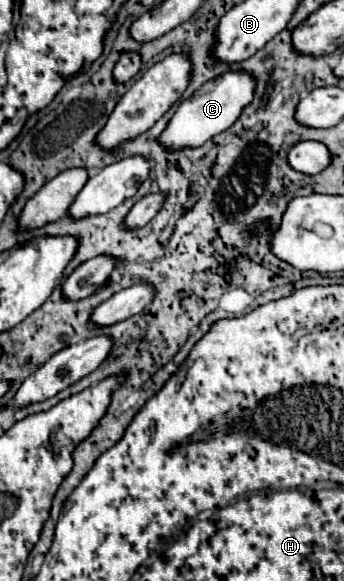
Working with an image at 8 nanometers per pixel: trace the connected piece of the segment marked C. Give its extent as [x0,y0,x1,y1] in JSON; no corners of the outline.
[160,70,256,150]

